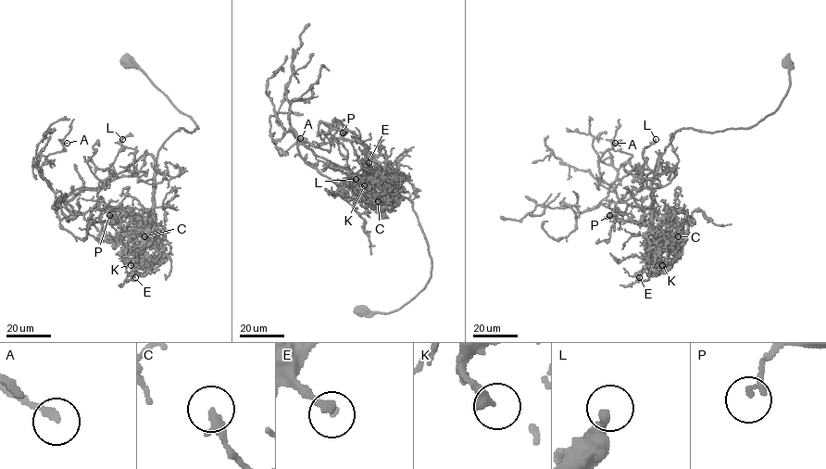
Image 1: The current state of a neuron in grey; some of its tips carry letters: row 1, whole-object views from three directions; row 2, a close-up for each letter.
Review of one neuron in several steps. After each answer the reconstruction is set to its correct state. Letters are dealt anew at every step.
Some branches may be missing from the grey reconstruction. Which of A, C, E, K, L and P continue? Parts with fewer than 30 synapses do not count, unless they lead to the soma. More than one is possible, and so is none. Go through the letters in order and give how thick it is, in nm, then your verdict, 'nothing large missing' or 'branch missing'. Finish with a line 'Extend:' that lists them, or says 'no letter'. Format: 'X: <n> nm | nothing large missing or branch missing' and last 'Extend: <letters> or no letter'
A: 200 nm | nothing large missing
C: 340 nm | nothing large missing
E: 160 nm | nothing large missing
K: 360 nm | branch missing
L: 340 nm | nothing large missing
P: 180 nm | nothing large missing
Extend: K

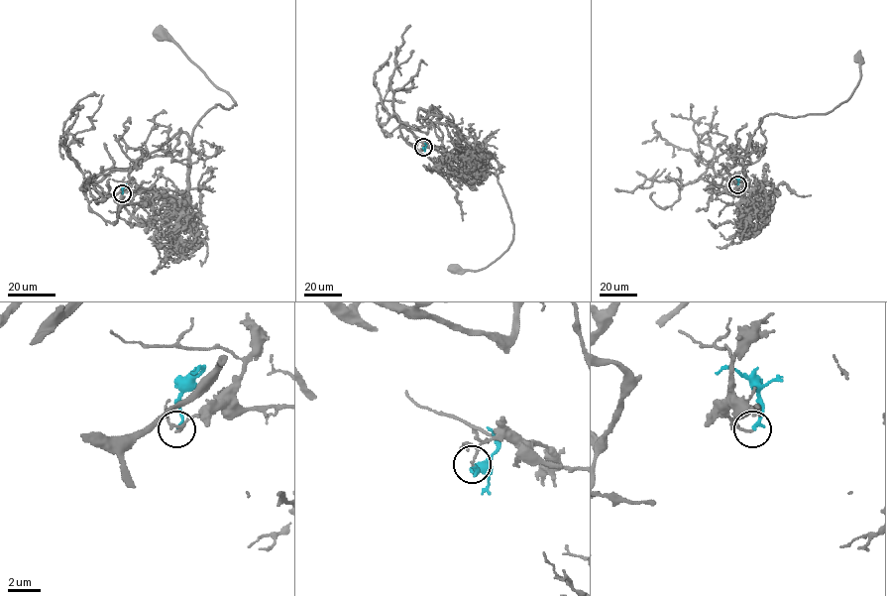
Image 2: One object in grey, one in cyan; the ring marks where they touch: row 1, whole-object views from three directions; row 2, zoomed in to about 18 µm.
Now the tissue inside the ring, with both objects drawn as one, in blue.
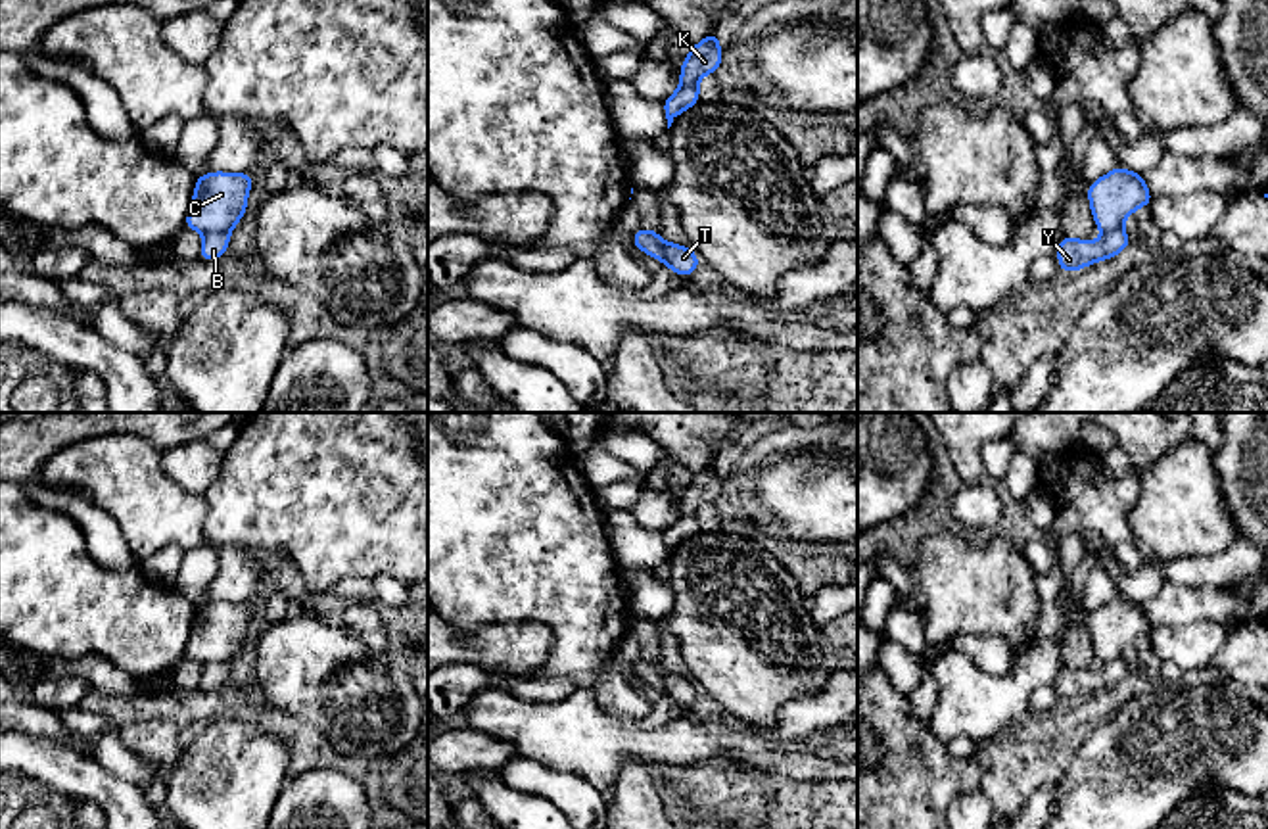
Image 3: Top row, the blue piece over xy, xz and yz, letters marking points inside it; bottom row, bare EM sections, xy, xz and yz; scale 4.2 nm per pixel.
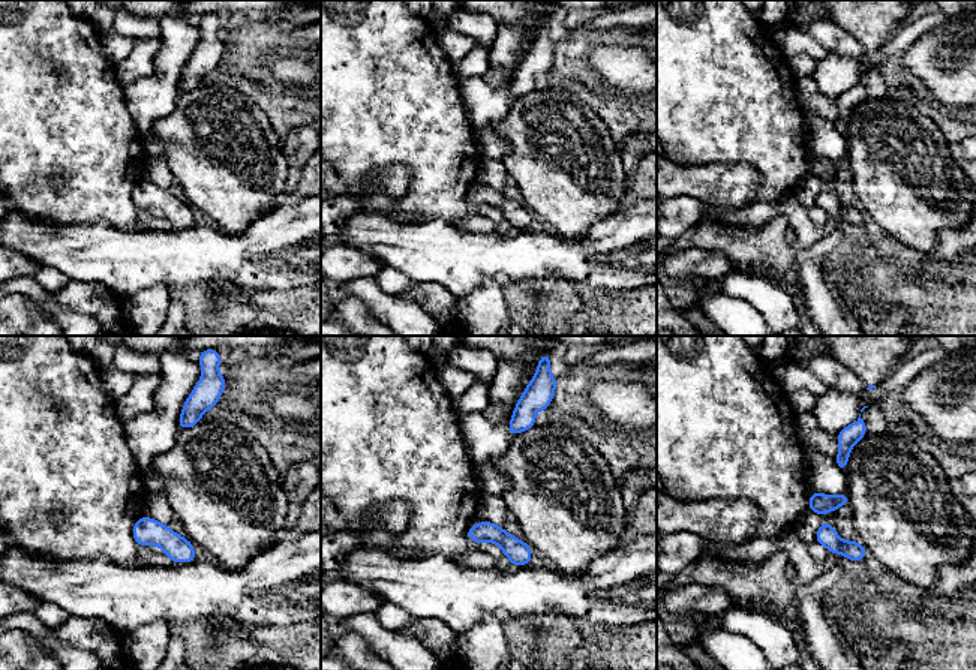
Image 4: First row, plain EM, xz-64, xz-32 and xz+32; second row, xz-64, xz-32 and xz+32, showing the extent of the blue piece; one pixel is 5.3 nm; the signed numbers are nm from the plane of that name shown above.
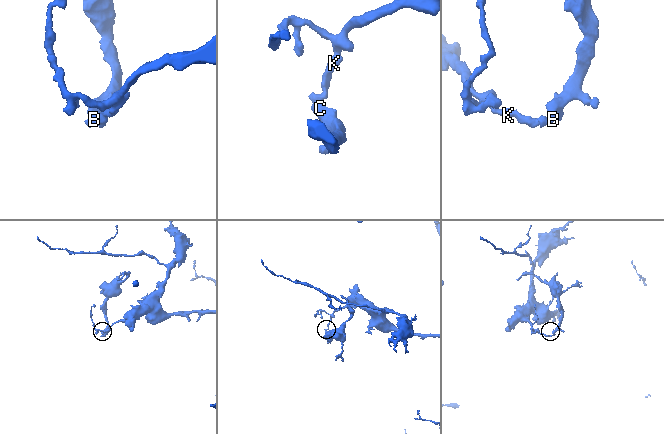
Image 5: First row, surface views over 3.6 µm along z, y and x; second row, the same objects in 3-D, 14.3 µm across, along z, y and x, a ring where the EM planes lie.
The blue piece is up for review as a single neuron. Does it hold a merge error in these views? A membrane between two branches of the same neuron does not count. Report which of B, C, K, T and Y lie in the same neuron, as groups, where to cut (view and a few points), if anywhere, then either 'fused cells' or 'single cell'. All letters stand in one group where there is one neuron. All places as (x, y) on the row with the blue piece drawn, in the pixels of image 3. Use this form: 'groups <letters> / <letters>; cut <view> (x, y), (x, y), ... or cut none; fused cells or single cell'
groups B K Y / C T; cut xy (227, 231), (208, 231), (204, 235); fused cells

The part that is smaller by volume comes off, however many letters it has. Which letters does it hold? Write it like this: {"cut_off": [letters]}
{"cut_off": ["C", "T"]}

